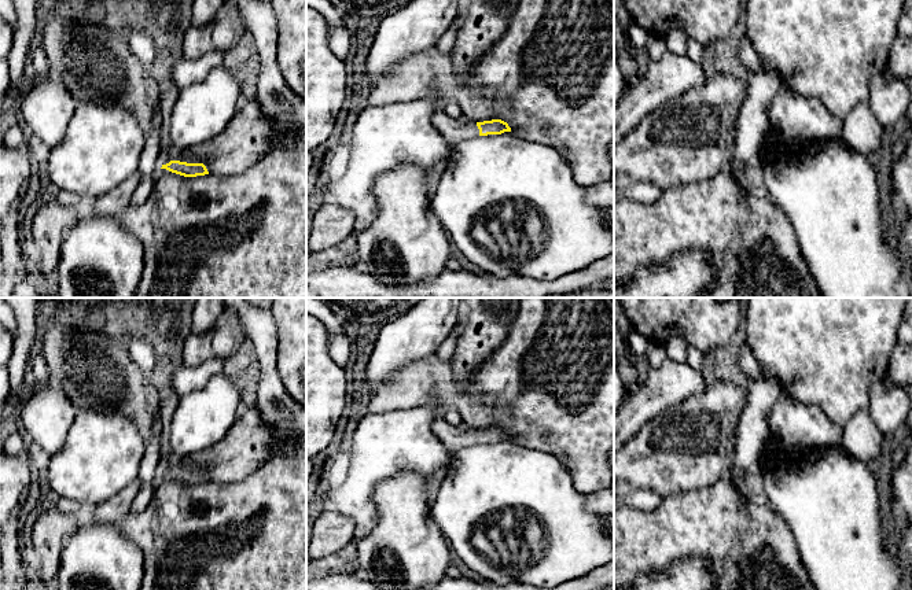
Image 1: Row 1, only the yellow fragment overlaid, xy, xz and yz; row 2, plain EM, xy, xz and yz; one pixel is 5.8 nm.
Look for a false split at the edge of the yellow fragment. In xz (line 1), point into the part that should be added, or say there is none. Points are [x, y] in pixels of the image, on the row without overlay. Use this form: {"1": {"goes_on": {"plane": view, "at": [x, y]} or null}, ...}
{"1": {"goes_on": {"plane": "xz", "at": [455, 438]}}}

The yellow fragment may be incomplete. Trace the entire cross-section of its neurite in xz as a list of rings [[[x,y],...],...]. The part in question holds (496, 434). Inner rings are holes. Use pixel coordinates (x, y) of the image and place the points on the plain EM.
[[[442,416],[433,421],[433,434],[448,447],[451,453],[455,453],[464,446],[511,439],[508,431],[501,427],[475,431],[463,425],[453,427],[448,424]]]

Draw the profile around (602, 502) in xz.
[[[614,488],[585,494],[585,509],[596,515],[603,515],[607,517],[613,516]]]

